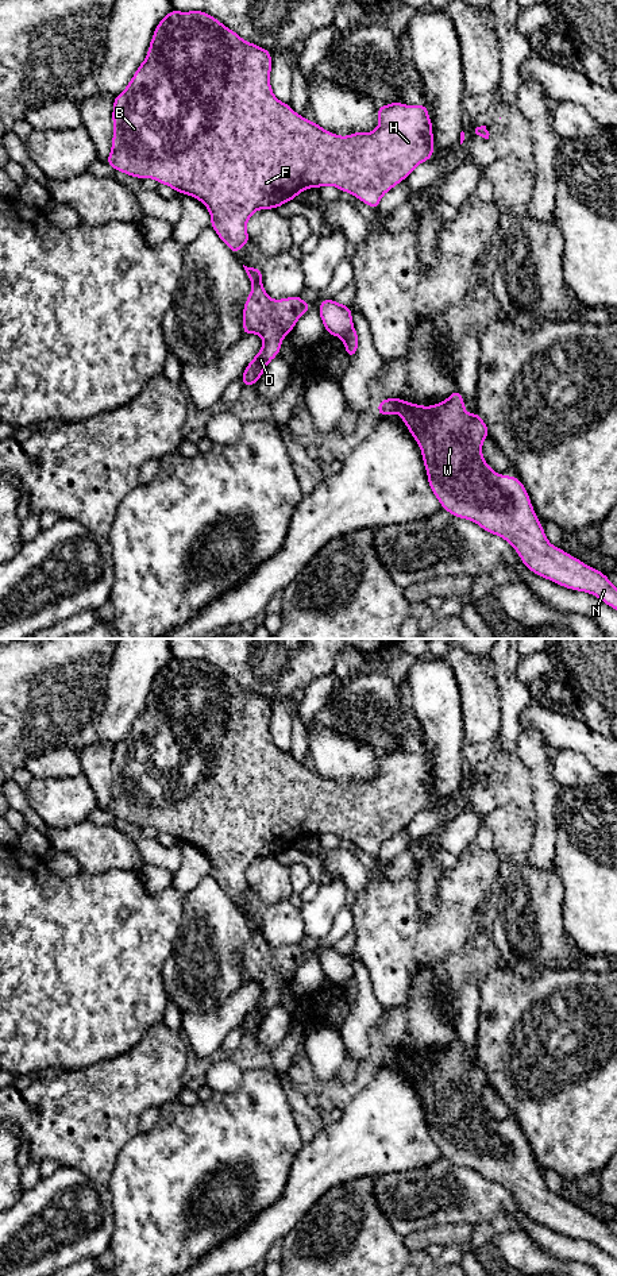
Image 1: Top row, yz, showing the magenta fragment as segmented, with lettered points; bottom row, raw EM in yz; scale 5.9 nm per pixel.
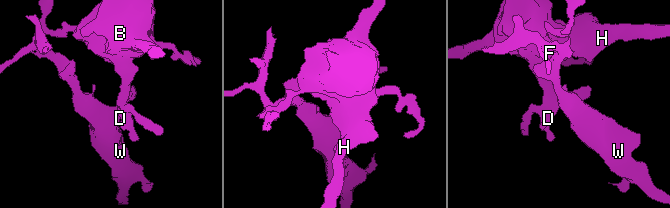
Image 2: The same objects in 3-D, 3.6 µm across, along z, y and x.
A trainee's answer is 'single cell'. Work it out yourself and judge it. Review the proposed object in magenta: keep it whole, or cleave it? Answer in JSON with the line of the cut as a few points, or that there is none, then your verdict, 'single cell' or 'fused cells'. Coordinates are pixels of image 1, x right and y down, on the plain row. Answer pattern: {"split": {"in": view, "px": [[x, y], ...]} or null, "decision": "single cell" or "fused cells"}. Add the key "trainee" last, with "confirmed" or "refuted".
{"split": {"in": "yz", "px": [[353, 975], [342, 986]]}, "decision": "fused cells", "trainee": "refuted"}

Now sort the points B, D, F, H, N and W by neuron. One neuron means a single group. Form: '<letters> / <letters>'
B D F H / N W

